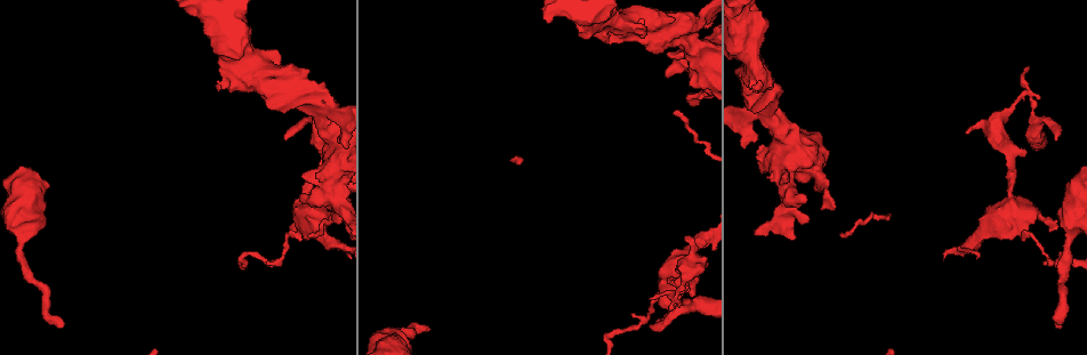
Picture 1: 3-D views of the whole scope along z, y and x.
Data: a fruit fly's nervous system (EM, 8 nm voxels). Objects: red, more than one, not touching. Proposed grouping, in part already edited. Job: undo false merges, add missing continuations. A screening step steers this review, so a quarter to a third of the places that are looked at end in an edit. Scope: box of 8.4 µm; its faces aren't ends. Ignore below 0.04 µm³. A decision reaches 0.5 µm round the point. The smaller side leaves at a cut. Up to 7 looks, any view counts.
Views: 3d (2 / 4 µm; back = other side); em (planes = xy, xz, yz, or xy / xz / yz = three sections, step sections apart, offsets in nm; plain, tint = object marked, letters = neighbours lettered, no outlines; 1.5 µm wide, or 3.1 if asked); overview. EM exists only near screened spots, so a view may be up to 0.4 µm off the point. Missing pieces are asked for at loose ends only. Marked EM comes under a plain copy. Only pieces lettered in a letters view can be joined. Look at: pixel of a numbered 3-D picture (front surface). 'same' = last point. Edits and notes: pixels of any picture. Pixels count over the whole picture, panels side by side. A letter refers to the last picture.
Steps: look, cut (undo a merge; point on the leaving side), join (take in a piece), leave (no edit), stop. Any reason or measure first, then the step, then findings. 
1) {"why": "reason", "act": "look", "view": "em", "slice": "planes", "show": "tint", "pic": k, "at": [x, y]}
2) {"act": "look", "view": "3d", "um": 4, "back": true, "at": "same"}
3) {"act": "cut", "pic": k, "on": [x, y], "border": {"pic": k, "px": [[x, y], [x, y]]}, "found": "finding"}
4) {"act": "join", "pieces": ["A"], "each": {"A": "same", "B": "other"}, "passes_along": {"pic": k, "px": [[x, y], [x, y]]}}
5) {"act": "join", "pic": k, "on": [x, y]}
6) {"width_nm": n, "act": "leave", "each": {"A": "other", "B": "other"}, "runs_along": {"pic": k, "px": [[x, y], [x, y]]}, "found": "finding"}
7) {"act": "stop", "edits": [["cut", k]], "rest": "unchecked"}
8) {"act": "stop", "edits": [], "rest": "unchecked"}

{"why": "arms part here", "act": "look", "view": "3d", "um": 4, "pic": 1, "at": [1011, 201]}

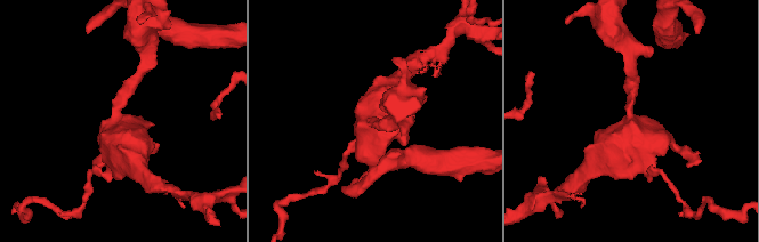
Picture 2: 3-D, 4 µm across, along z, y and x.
{"act": "look", "view": "em", "slice": "planes", "show": "letters", "pic": 2, "at": [125, 127]}

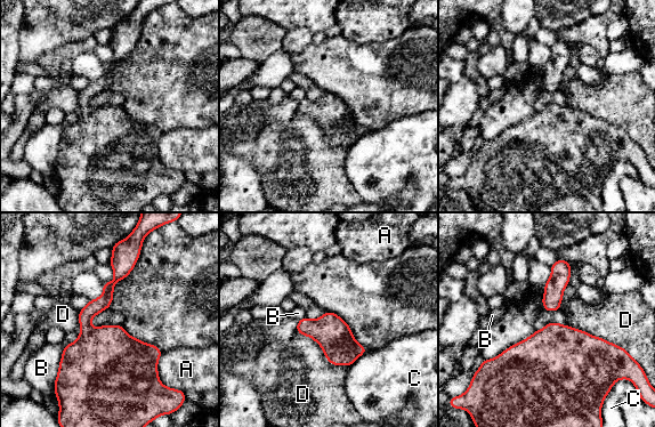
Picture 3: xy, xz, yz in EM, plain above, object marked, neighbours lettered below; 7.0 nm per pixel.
{"width_nm": 650, "act": "leave", "each": {"A": "other", "B": "other", "C": "other", "D": "other"}, "border": {"pic": 3, "px": [[80, 323], [54, 384], [58, 412]]}, "found": "one neuron here"}

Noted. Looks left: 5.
{"why": "sharp bend", "act": "look", "view": "3d", "um": 4, "pic": 1, "at": [998, 119]}

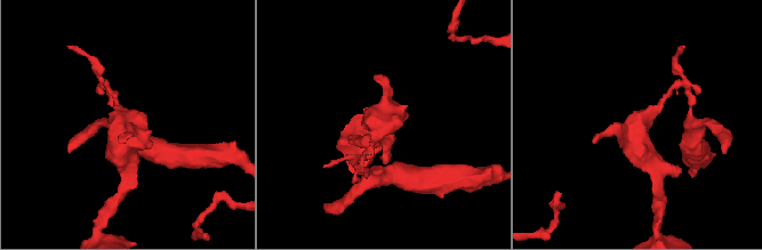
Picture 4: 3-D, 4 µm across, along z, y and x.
{"why": "now the EM", "act": "look", "view": "em", "slice": "planes", "show": "tint", "pic": 4, "at": [126, 121]}

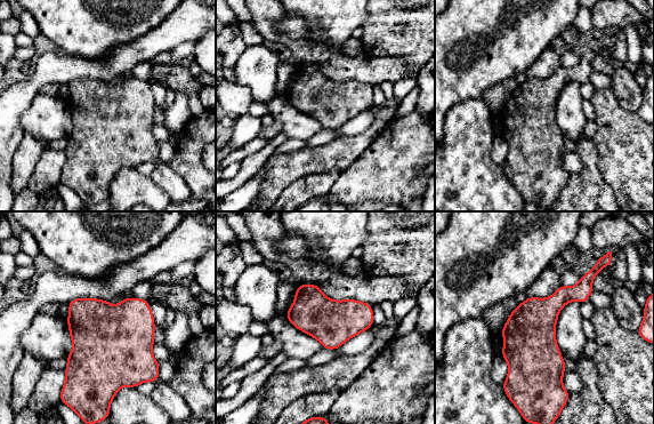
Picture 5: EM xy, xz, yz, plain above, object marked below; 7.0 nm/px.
{"act": "look", "view": "em", "slice": "planes", "show": "letters", "at": "same"}

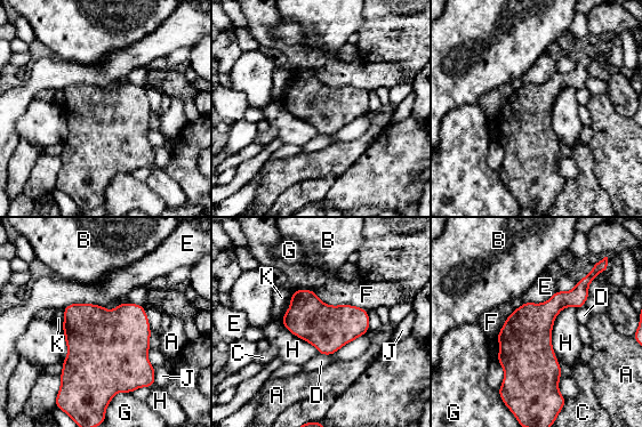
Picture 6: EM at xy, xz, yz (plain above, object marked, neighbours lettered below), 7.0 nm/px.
{"longest_contact_nm": ["F", 550], "act": "leave", "each": {"A": "other", "B": "other", "C": "other", "D": "other", "E": "other", "F": "other", "G": "other", "H": "other", "J": "other", "K": "other"}, "found": "continuous, no second neuron"}

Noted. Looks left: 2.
{"why": "thick turns thin", "act": "look", "view": "em", "slice": "xy", "step": 8, "show": "tint", "pic": 1, "at": [254, 72]}

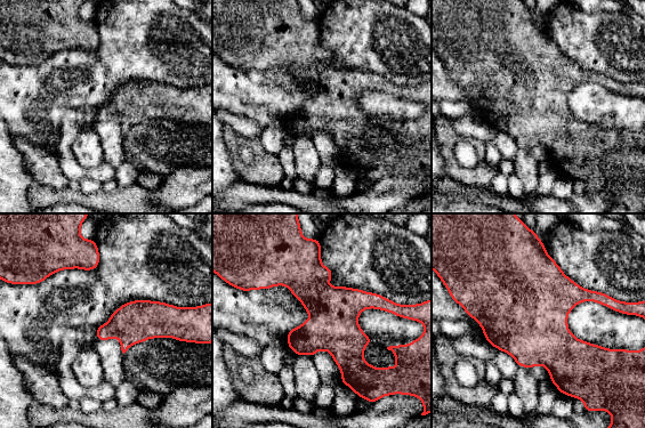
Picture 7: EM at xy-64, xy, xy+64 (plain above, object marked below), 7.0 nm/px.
{"why": "another direction", "act": "look", "view": "em", "slice": "planes", "show": "letters", "at": "same"}

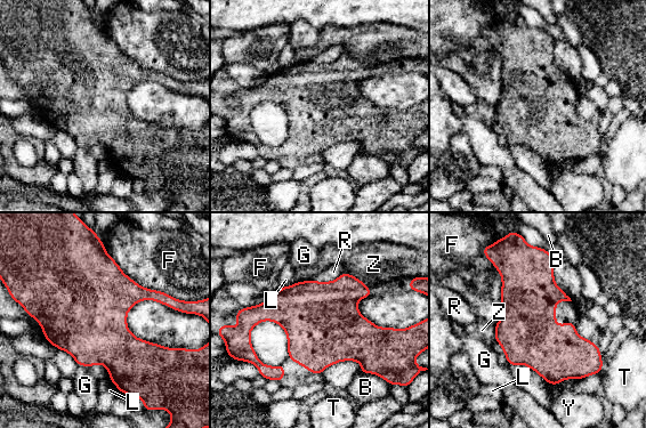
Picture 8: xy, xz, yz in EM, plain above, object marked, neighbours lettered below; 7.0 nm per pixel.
{"act": "leave", "each": {"B": "other", "F": "other", "G": "other", "L": "other", "R": "other", "T": "other", "Y": "other", "Z": "other"}, "border": {"pic": 8, "px": [[104, 247], [137, 283], [171, 297]]}, "found": "continuous, no second neuron"}

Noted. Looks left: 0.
{"act": "stop", "edits": [], "rest": "unchecked"}

